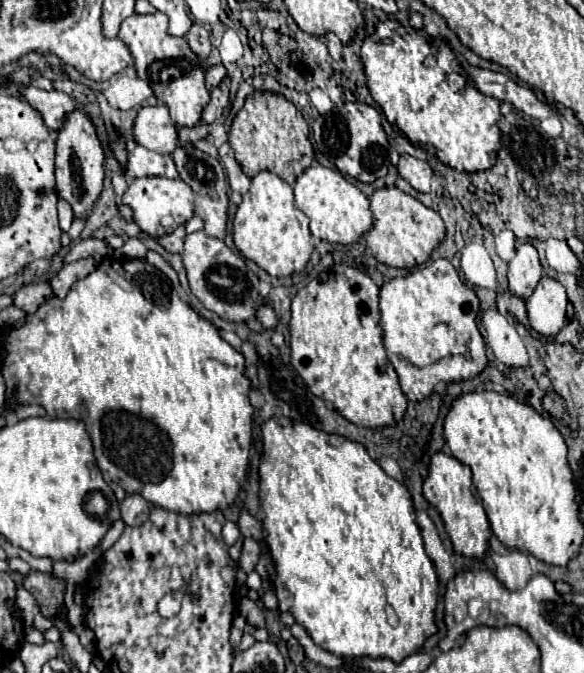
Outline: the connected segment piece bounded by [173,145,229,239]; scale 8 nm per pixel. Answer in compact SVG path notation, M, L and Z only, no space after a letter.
M177 147L173 153L173 161L177 165L179 177L193 189L195 193L195 213L205 221L205 233L213 235L217 239L225 239L227 233L227 221L229 221L229 197L227 197L227 177L223 165L209 157L207 153L189 147Z

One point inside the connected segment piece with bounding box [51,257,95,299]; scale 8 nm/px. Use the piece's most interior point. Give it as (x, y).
(70, 274)

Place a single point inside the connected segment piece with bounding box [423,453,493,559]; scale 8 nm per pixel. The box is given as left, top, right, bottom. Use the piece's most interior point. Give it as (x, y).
(448, 488)

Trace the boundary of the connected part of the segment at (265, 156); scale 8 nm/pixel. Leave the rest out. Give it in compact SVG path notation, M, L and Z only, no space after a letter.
M253 93L247 97L243 109L233 119L229 143L235 149L235 159L247 177L255 177L267 169L293 185L293 181L297 181L297 177L315 161L305 117L291 101L273 93Z

